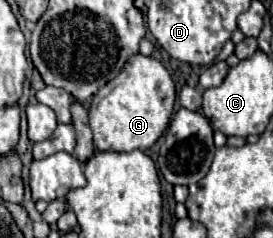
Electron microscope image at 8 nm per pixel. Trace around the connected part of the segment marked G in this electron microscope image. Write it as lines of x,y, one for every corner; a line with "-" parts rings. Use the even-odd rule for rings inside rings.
144,54
128,56
120,74
104,84
90,102
90,128
98,150
132,152
148,150
166,130
176,102
176,86
170,72
156,60

